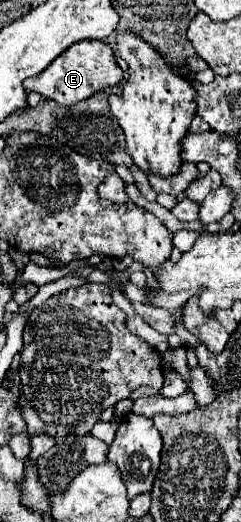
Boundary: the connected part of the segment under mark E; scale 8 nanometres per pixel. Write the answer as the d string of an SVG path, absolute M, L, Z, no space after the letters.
M85 40L85 42L75 42L73 46L69 46L69 50L65 50L65 54L61 54L61 58L53 60L39 76L27 78L23 82L23 86L25 86L25 90L39 92L59 104L71 106L71 104L77 104L85 98L93 96L95 92L103 90L105 86L115 86L121 78L123 78L123 70L119 68L111 46L107 46L101 40Z

